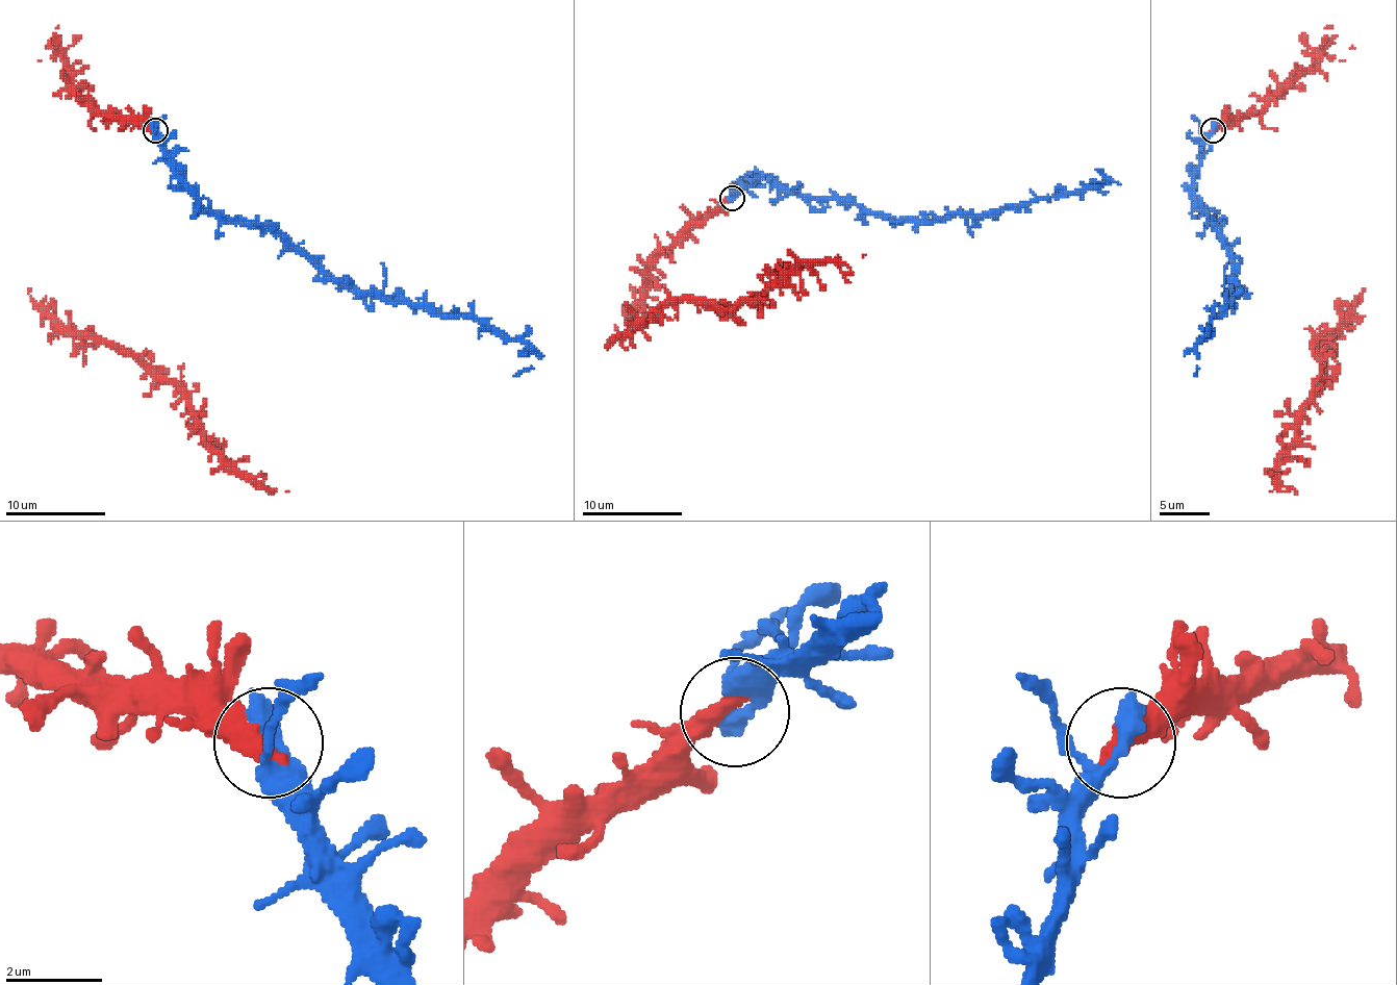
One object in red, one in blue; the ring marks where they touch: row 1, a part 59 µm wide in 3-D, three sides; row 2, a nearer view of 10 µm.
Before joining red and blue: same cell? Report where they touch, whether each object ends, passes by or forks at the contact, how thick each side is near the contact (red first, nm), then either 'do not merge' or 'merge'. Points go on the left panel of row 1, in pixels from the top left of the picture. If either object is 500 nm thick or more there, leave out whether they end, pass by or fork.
at (155, 130); 480 nm thick on the red side, 500 nm on the other; merge

